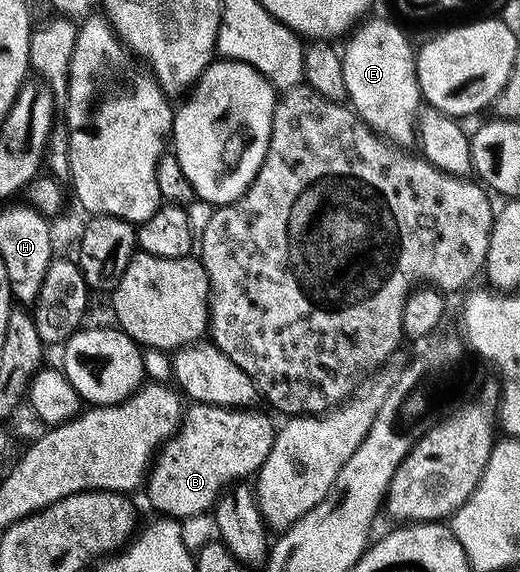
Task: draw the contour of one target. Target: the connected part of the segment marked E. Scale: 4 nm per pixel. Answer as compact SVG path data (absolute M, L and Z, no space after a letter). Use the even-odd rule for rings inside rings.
M369 17L353 28L340 52L343 81L347 85L347 103L382 139L405 149L412 144L419 112L423 107L421 86L417 80L415 47L389 19Z

